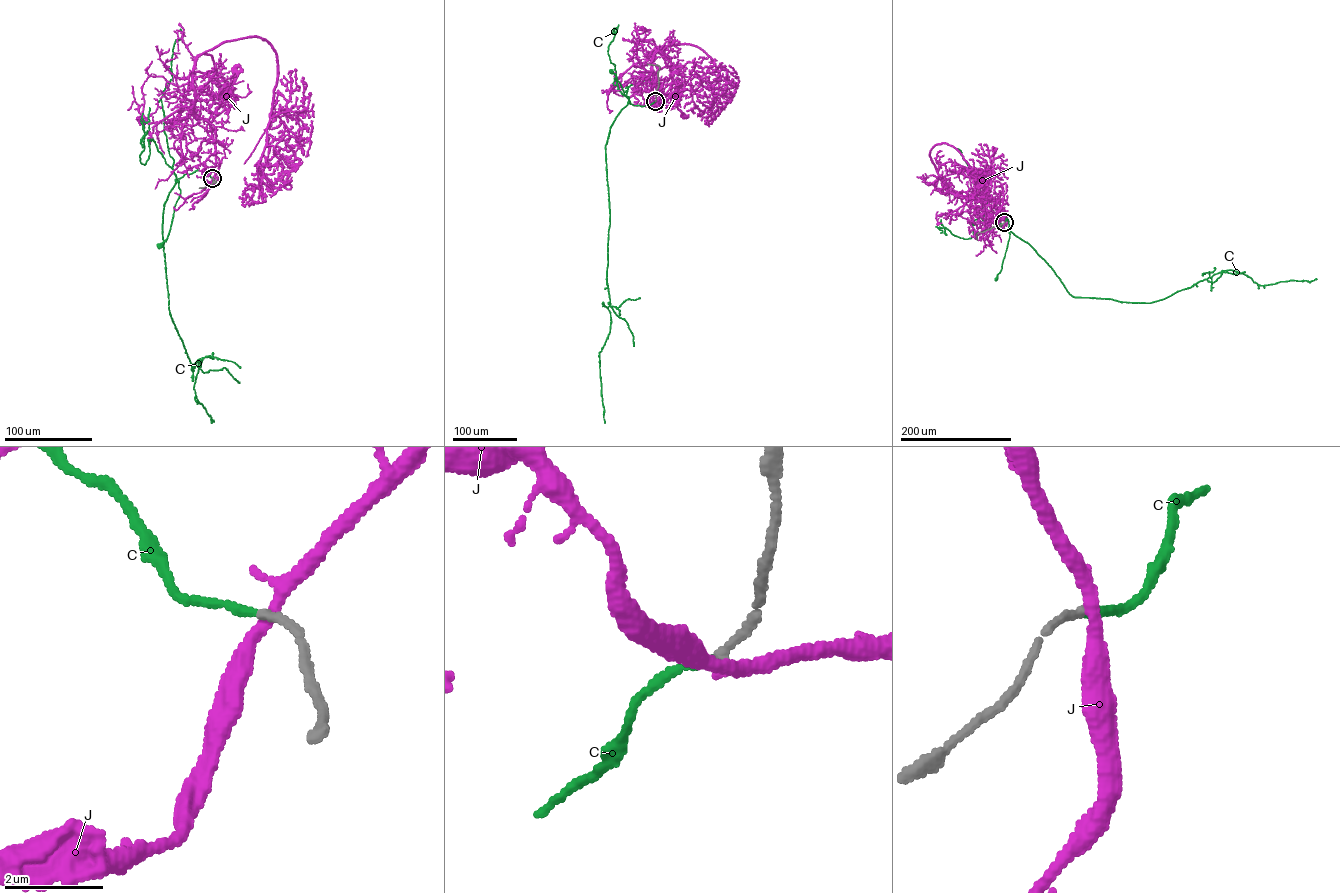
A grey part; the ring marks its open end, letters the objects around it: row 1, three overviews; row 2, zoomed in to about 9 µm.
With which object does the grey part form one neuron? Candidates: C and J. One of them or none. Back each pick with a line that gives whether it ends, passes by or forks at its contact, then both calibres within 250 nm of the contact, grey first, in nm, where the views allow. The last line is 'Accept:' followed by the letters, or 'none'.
C: it ends; calibres 160 and 150 nm
Accept: C

